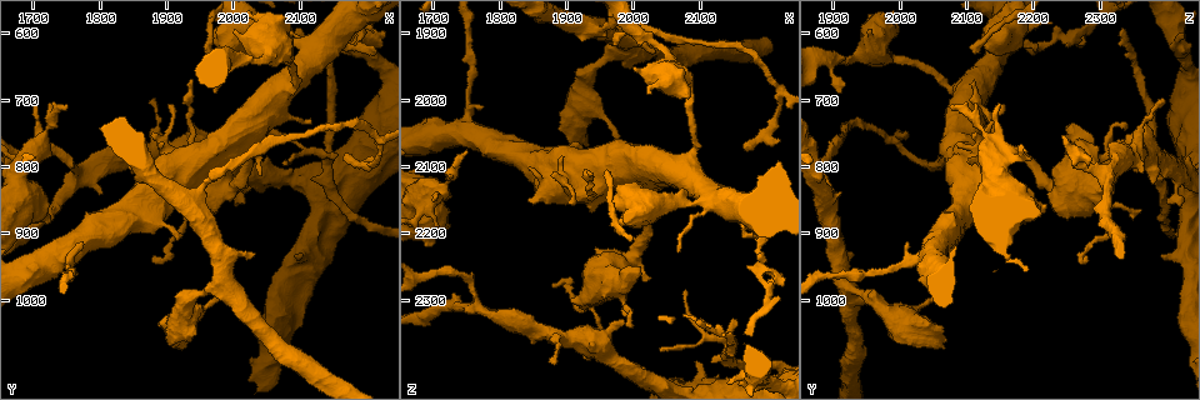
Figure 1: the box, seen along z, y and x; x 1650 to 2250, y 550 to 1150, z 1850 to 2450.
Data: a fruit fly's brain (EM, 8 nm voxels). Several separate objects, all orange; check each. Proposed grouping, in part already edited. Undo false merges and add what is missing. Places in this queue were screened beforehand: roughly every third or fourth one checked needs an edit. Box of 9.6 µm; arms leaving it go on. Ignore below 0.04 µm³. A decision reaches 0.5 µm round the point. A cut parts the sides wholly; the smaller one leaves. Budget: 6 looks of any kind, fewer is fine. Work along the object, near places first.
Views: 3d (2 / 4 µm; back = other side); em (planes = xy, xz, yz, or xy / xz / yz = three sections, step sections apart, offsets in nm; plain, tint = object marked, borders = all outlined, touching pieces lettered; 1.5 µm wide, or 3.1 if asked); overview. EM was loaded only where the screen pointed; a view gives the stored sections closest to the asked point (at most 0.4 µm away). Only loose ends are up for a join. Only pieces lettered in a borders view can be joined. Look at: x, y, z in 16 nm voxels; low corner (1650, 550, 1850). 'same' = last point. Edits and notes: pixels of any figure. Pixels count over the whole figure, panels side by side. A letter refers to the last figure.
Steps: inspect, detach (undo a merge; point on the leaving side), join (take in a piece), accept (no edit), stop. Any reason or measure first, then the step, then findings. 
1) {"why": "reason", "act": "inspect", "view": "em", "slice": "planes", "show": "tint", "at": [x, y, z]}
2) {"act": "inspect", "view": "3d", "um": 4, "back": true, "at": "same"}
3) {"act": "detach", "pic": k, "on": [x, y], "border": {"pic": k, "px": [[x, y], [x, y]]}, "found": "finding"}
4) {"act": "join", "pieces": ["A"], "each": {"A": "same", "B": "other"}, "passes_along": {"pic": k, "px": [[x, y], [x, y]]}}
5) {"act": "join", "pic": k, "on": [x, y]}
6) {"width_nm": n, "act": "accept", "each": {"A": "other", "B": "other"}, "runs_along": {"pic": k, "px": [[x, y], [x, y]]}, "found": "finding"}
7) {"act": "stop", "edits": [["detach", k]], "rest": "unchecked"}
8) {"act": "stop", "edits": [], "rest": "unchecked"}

{"why": "branch stops here", "act": "inspect", "view": "em", "slice": "planes", "show": "plain", "at": [2155, 790, 2330]}

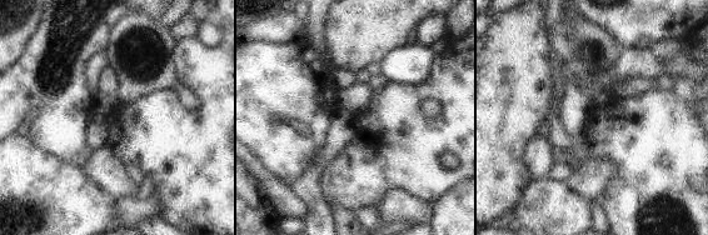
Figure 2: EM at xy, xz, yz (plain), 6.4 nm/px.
{"why": "where the object lies", "act": "inspect", "view": "em", "slice": "planes", "show": "tint", "at": "same"}

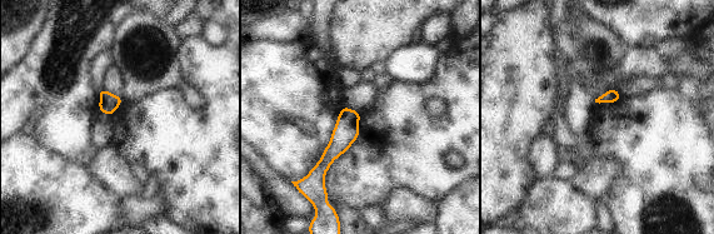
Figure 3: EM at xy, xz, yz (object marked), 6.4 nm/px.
{"act": "inspect", "view": "em", "slice": "planes", "show": "borders", "at": "same"}

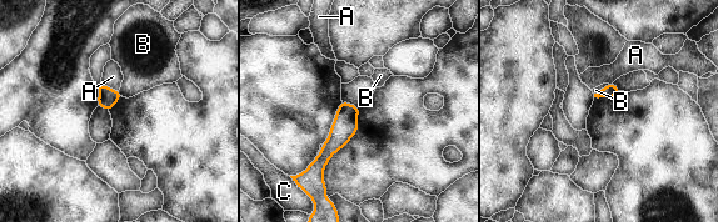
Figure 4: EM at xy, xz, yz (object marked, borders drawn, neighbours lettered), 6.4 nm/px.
{"longest_contact_nm": ["A", 130], "act": "accept", "each": {"A": "other", "B": "other", "C": "other"}, "border": {"pic": 4, "px": [[119, 90], [123, 95]]}, "found": "none of them fits"}

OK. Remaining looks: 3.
{"why": "long arm stops here", "act": "inspect", "view": "3d", "um": 2, "at": [2095, 600, 2330]}

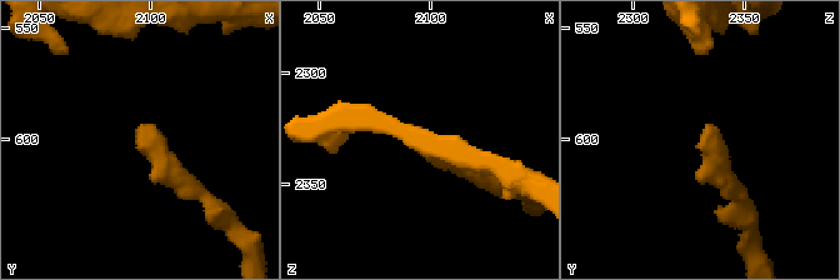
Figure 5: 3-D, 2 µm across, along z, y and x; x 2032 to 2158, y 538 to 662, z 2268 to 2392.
{"why": "shape alone is not enough", "act": "inspect", "view": "em", "slice": "planes", "show": "borders", "at": [2093, 600, 2331]}

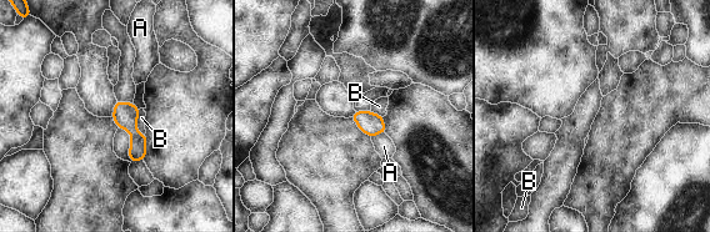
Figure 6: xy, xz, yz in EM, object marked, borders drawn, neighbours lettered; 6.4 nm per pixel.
{"longest_contact_nm": ["B", 180], "act": "accept", "each": {"A": "other", "B": "other"}, "found": "none of them fits"}

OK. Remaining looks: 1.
{"why": "branch stops here", "act": "inspect", "view": "em", "slice": "planes", "show": "borders", "at": [2165, 785, 2075]}

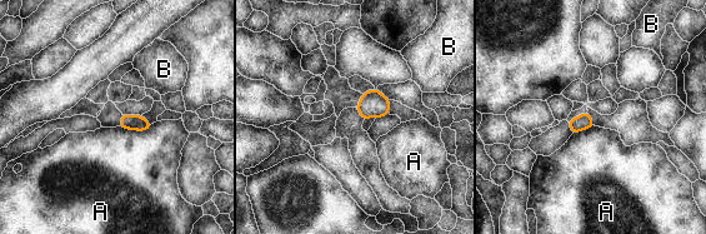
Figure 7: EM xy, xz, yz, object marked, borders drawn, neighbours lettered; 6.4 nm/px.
{"act": "accept", "each": {"A": "other", "B": "other"}, "border": {"pic": 7, "px": [[153, 124], [144, 130], [119, 125]]}, "found": "none of them fits"}

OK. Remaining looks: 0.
{"act": "stop", "edits": [], "rest": "unchecked"}

